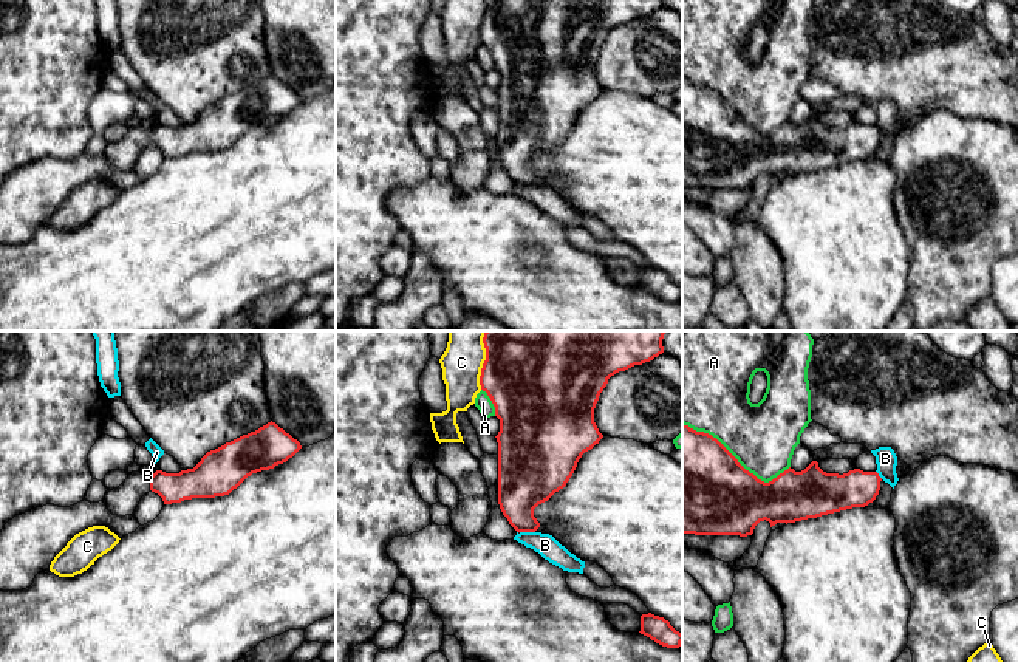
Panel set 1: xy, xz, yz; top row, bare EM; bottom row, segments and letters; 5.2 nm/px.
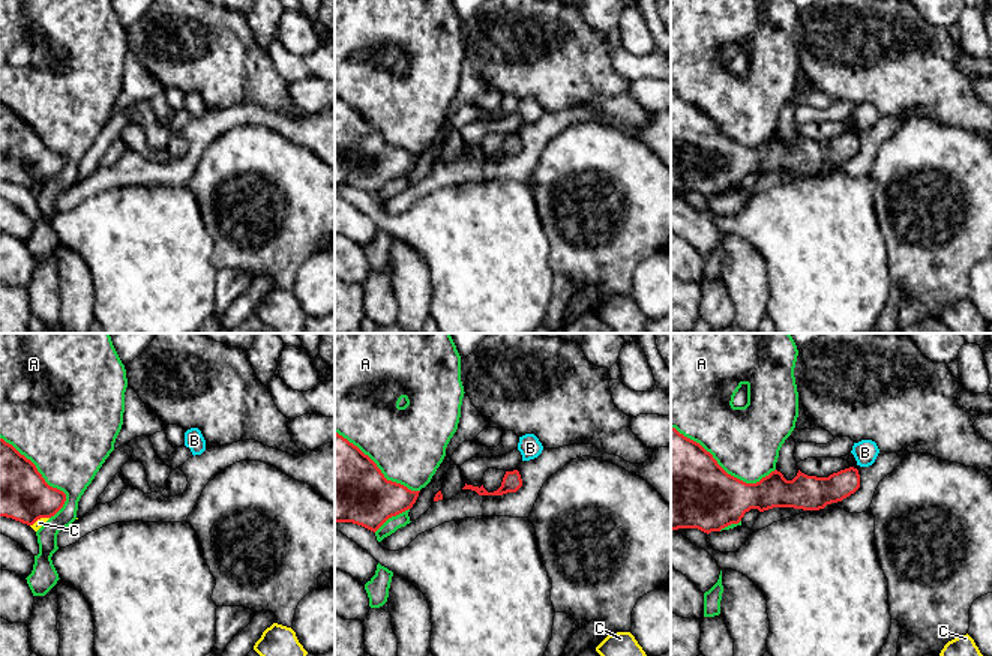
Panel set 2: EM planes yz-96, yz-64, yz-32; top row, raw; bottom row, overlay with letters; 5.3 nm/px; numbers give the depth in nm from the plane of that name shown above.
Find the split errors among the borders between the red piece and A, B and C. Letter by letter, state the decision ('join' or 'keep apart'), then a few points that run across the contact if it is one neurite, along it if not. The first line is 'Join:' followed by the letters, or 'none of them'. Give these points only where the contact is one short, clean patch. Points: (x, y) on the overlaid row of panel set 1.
Join: none of them
A: keep apart
B: keep apart
C: keep apart

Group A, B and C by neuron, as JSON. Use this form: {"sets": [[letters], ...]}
{"sets": [["A"], ["B"], ["C"]]}

